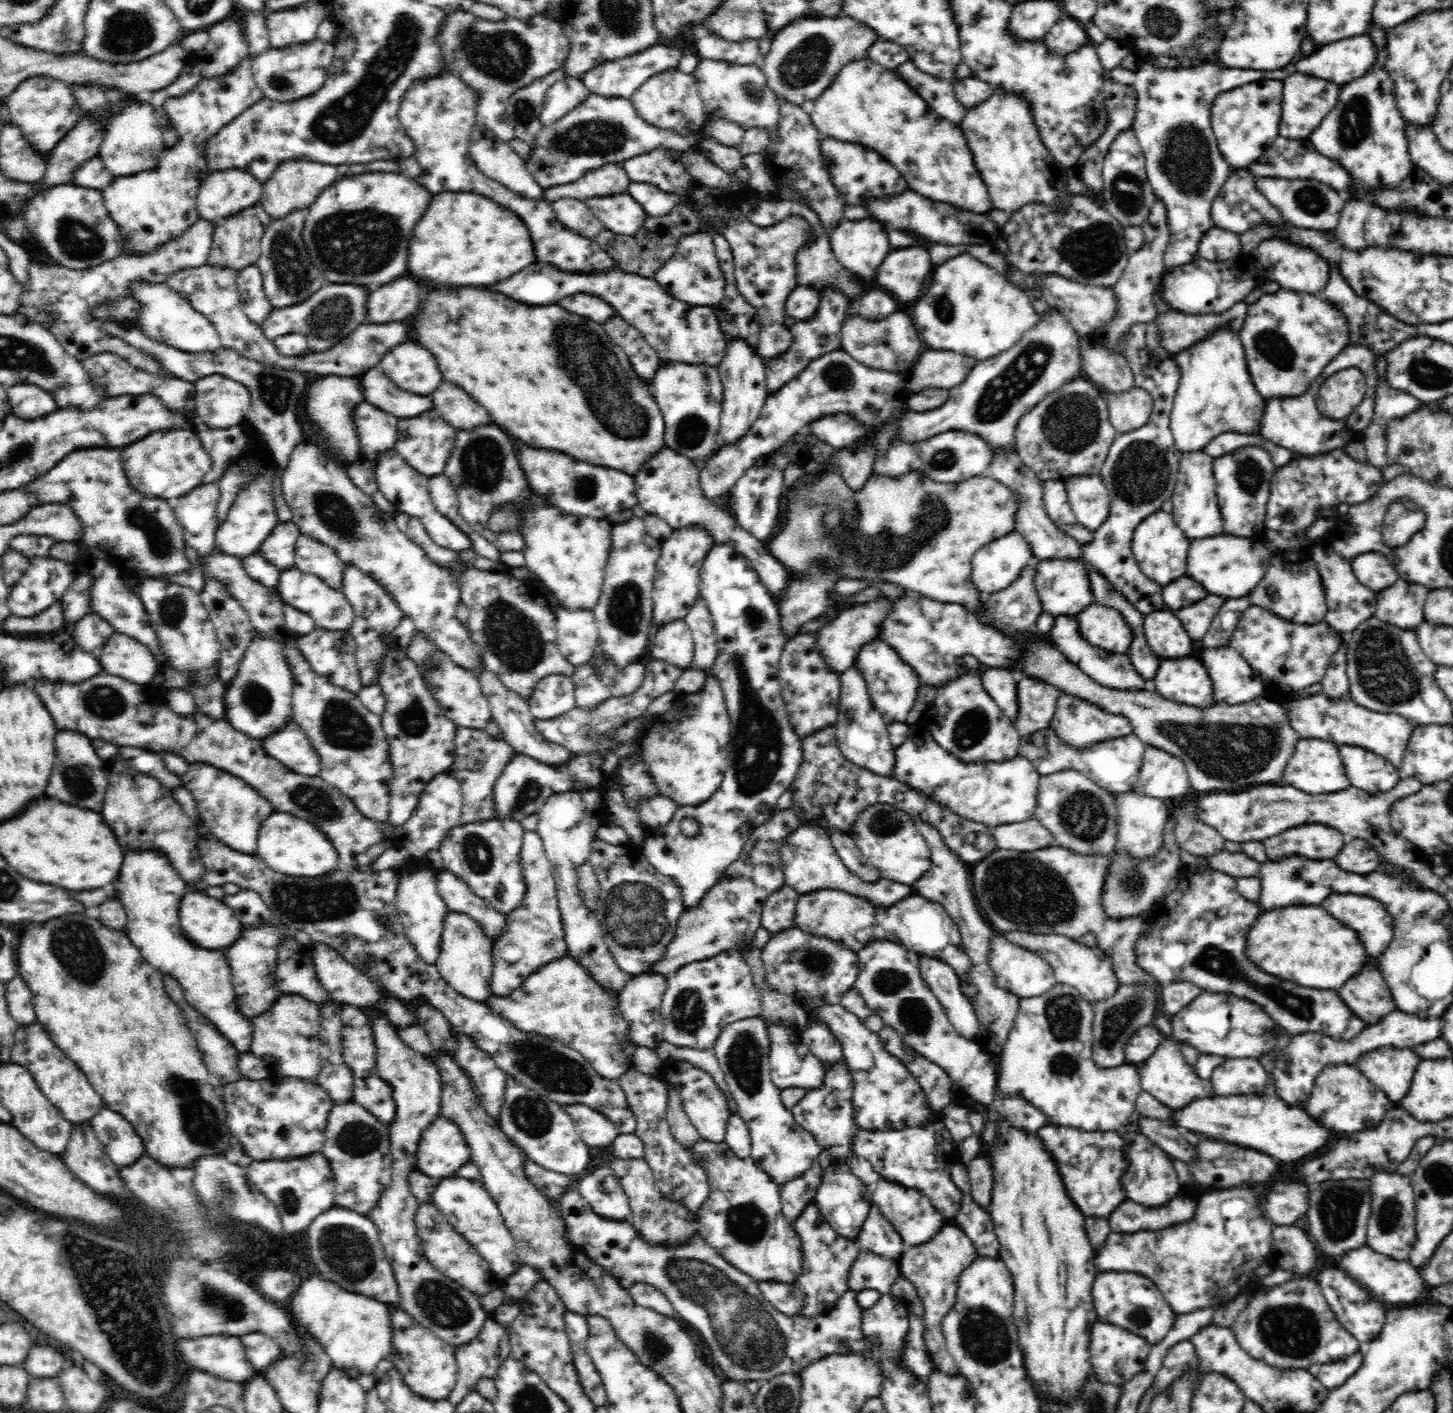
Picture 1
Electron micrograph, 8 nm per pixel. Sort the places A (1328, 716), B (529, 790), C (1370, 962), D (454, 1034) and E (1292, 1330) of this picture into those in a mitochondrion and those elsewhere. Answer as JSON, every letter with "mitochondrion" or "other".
{"A":"other","B":"mitochondrion","C":"other","D":"other","E":"mitochondrion"}

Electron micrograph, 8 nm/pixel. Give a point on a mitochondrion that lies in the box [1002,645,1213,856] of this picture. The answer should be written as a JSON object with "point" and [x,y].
{"point":[1082,814]}

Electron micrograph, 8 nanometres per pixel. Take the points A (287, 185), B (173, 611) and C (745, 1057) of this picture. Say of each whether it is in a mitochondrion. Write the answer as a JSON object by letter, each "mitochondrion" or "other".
{"A":"other","B":"mitochondrion","C":"mitochondrion"}

